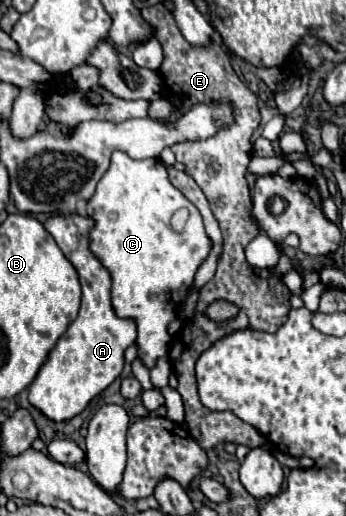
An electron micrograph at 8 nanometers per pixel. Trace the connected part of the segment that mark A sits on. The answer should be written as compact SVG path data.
M78 214L52 216L44 224L62 254L76 268L82 286L82 306L78 318L68 326L28 388L28 402L54 422L72 420L94 396L106 390L122 374L124 350L136 342L136 324L116 316L110 304L110 274L88 248L88 230L92 224L94 222L90 218L82 218Z

